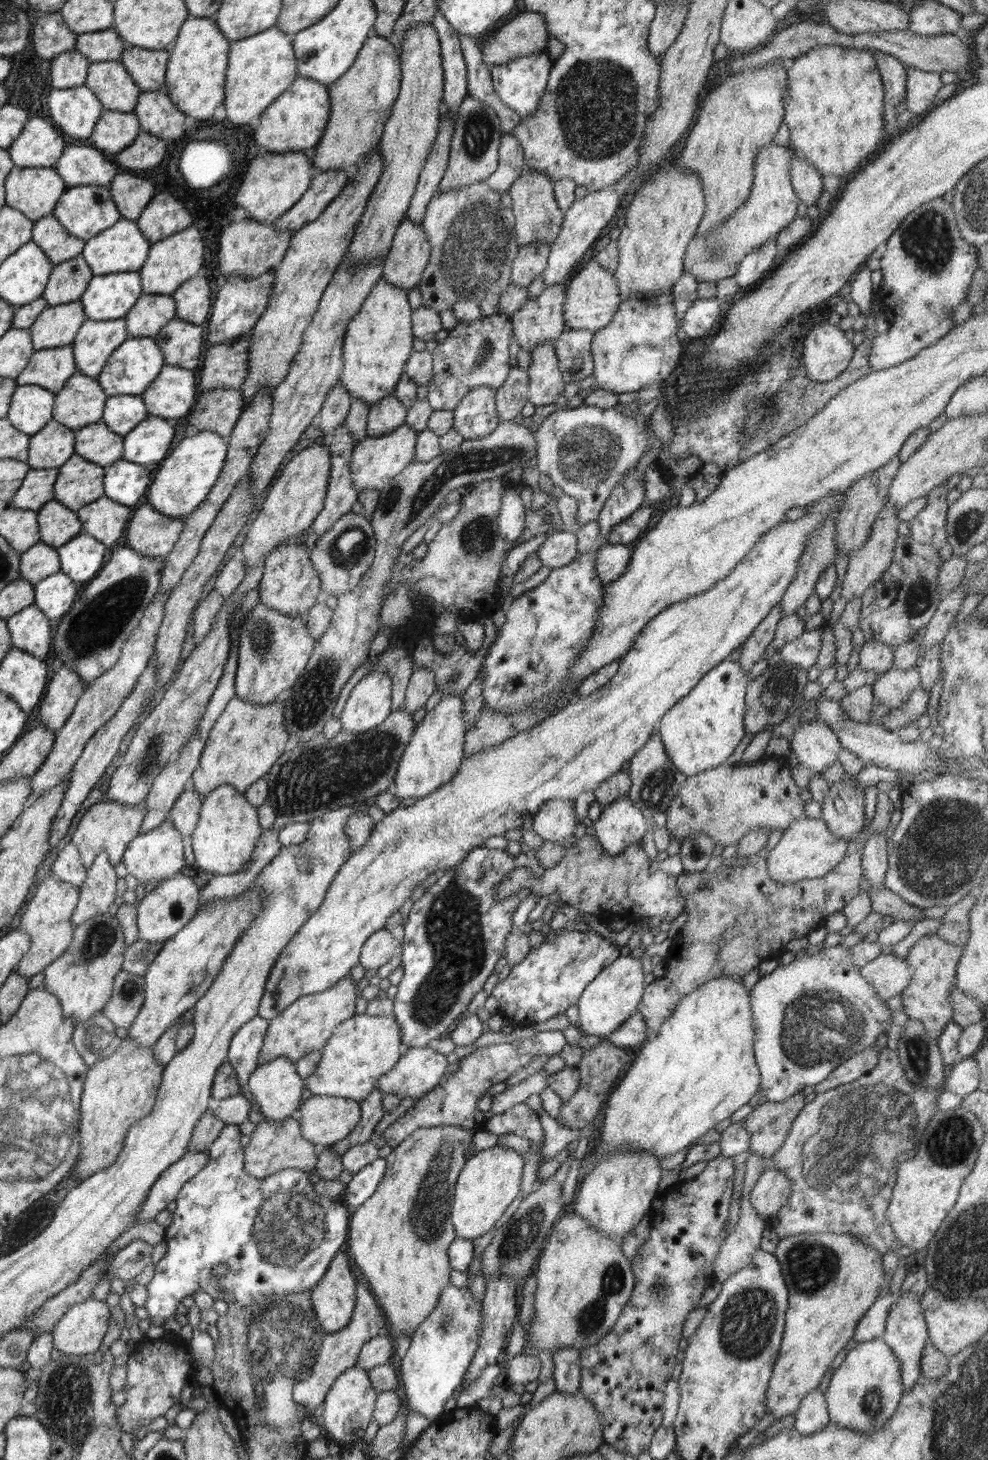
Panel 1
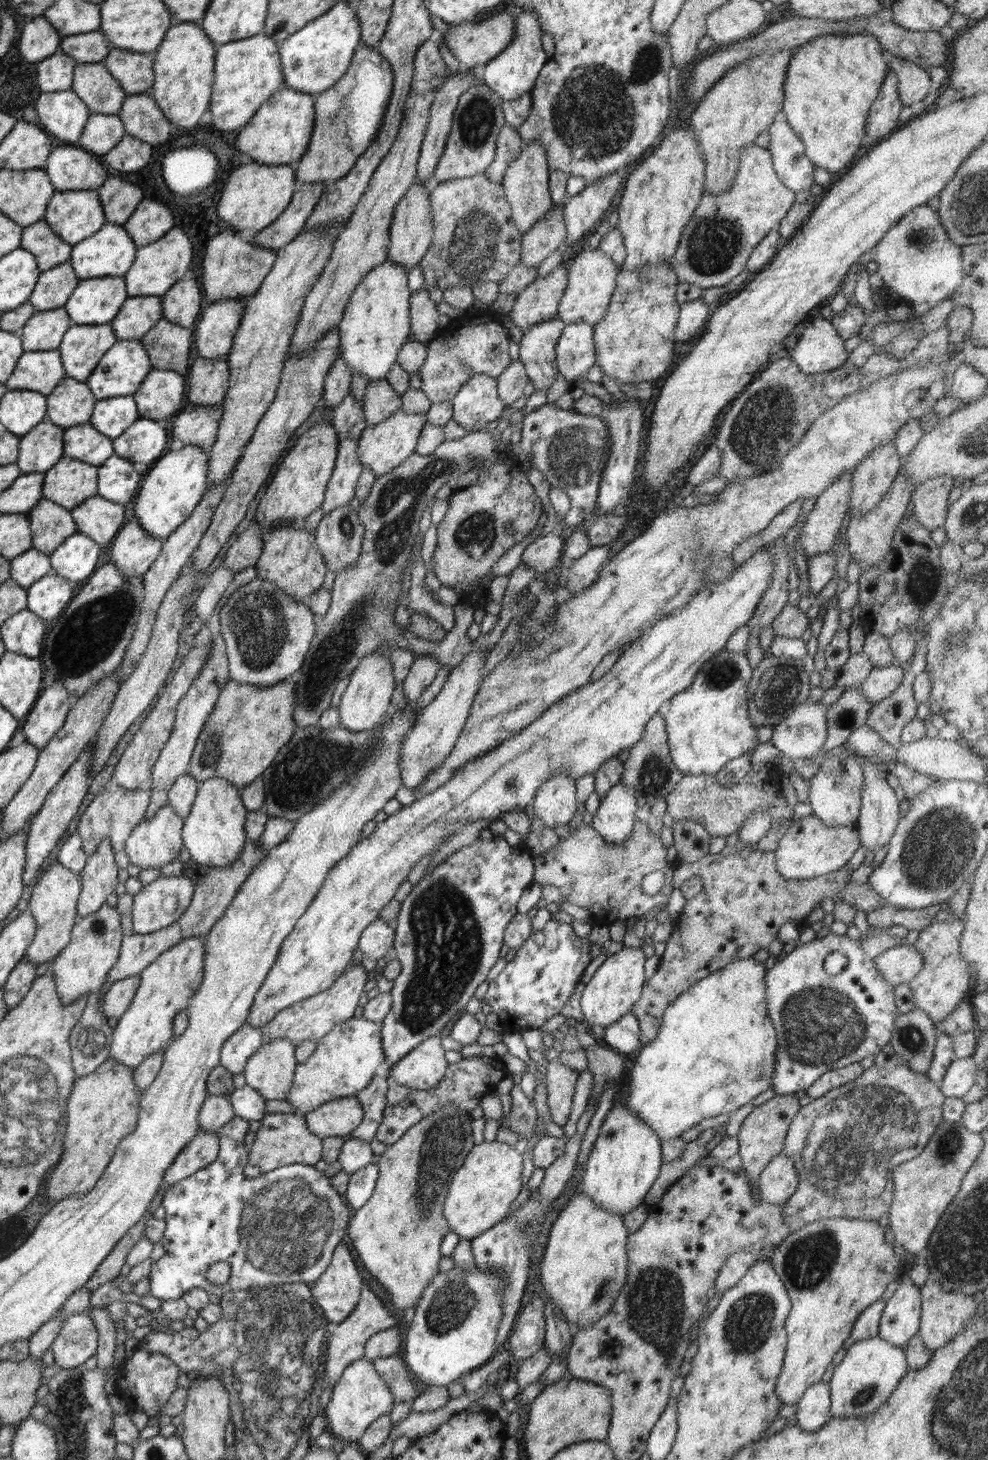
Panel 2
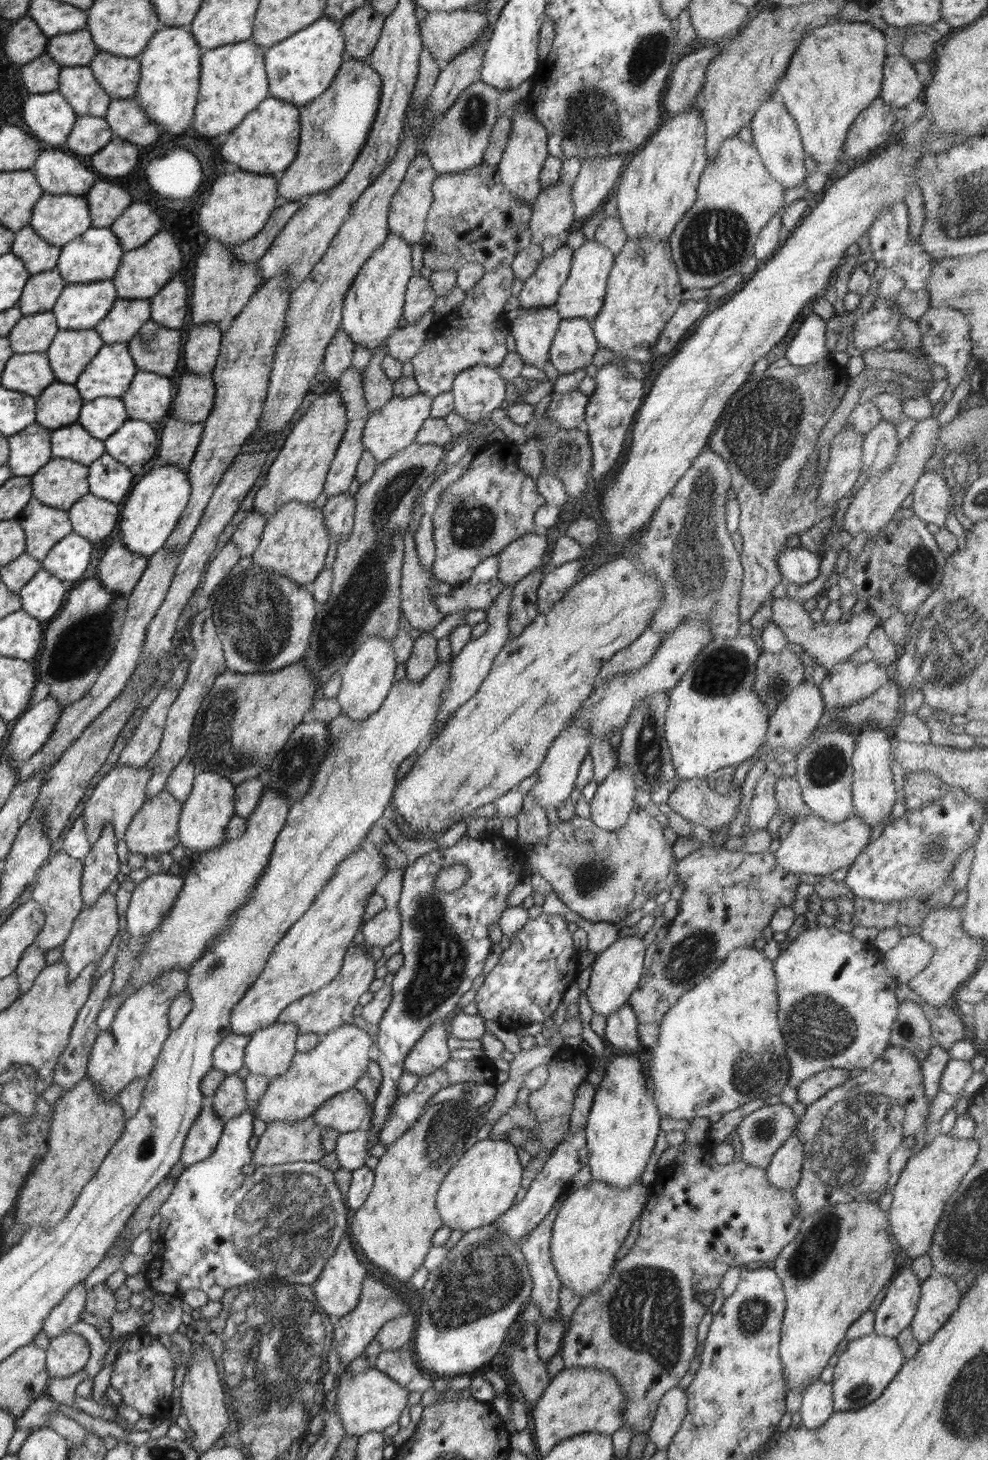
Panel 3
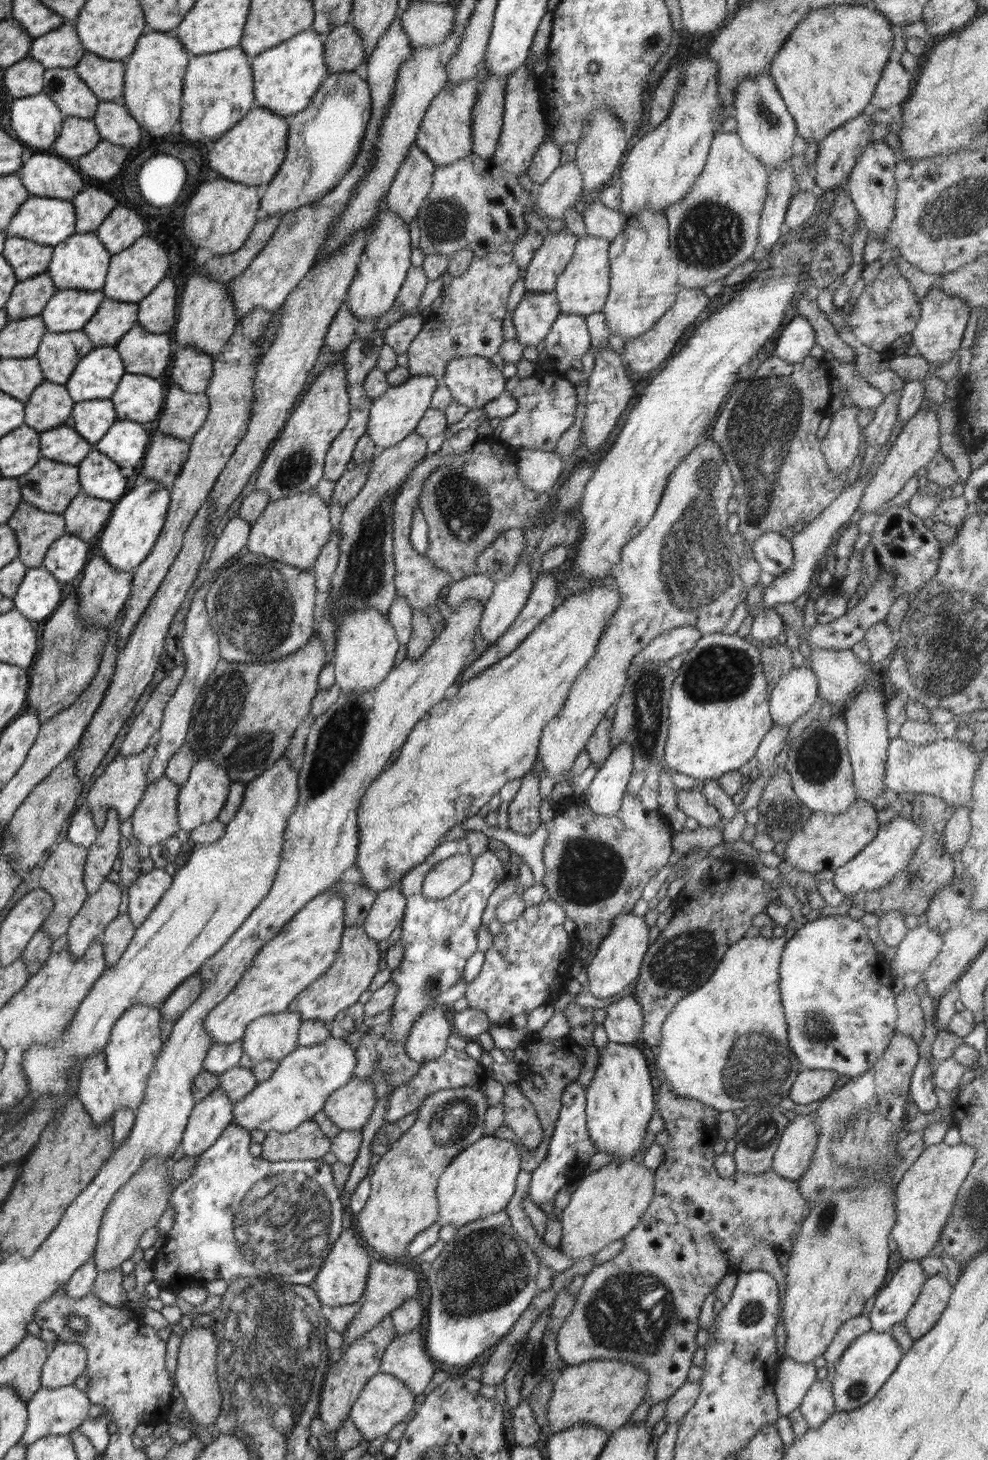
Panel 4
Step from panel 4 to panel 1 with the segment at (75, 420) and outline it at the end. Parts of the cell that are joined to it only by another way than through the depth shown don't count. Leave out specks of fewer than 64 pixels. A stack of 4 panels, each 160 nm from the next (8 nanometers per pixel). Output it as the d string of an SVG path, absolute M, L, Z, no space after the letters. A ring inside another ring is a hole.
M114 395L106 399L102 421L120 436L134 430L148 414L141 395Z

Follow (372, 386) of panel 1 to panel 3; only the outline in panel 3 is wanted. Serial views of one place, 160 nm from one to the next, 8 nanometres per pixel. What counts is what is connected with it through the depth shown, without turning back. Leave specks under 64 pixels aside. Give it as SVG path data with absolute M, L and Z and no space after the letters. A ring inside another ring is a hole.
M389 232L382 246L376 248L366 259L348 292L346 292L341 328L356 345L366 347L371 352L371 356L382 346L383 342L388 341L390 334L394 332L395 328L398 328L398 324L402 320L407 285L413 275L411 252L412 248L405 240Z

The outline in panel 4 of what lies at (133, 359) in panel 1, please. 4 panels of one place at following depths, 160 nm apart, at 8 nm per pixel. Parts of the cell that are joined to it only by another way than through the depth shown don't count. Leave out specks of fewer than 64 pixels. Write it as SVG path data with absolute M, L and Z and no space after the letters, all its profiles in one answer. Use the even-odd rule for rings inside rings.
M115 346L94 347L78 361L65 387L75 402L109 399L126 373Z

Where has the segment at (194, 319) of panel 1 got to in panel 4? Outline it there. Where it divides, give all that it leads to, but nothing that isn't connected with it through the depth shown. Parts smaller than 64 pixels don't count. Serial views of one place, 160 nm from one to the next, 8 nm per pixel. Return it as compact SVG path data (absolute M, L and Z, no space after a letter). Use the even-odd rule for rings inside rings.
M162 280L150 295L138 303L137 323L148 332L162 334L171 332L177 321L176 284L172 280Z

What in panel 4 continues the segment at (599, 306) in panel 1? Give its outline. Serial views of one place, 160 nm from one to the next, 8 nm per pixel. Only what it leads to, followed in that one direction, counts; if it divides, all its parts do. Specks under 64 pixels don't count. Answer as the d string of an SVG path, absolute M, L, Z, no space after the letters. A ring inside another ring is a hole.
M592 235L577 239L570 262L556 280L554 292L562 313L587 317L603 309L610 292L609 244L607 238Z

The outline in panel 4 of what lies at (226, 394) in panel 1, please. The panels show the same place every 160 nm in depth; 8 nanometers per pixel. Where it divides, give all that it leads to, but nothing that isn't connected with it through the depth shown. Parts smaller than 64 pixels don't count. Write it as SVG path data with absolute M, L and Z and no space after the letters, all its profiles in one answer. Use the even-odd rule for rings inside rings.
M158 431L151 442L146 449L140 473L147 476L147 480L170 489L188 458L190 440L180 440Z

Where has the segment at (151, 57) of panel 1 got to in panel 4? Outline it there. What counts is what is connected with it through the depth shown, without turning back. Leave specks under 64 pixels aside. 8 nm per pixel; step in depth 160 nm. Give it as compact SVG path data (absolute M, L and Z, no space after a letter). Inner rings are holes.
M86 52L75 66L75 71L100 101L122 100L125 79L123 61L106 60Z

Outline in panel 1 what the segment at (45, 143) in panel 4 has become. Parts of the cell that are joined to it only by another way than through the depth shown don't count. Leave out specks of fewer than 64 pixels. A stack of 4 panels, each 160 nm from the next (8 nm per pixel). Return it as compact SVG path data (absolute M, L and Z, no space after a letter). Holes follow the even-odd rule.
M85 84L79 87L54 89L48 96L52 123L72 139L87 139L104 110L102 103Z

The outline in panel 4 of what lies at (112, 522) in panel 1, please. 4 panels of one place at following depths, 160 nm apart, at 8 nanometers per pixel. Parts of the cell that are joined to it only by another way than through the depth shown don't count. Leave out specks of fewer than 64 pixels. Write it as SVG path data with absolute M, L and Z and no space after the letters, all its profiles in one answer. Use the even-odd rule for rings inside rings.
M80 491L63 512L65 532L87 543L108 524L115 503L95 499Z

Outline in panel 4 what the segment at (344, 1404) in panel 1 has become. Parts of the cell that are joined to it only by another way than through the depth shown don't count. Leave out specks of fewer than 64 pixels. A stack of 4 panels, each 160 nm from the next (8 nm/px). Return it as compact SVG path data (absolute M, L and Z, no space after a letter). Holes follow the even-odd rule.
M377 1373L366 1383L360 1396L352 1405L349 1417L366 1440L373 1441L382 1434L388 1434L396 1424L407 1421L414 1413L417 1404L415 1394L398 1378L390 1374Z

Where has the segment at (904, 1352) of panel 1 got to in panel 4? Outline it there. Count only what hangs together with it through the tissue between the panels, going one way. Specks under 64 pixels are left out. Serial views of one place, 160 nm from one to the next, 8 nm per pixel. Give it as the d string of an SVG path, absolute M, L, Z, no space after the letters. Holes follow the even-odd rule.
M906 1261L877 1294L871 1314L871 1329L890 1333L896 1323L904 1322L908 1311L926 1282L927 1276L919 1261Z

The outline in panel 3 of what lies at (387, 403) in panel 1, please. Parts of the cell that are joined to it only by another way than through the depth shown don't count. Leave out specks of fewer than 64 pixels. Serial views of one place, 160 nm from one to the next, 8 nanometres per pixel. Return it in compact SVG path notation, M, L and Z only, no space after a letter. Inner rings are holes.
M383 342L363 370L364 398L370 411L381 409L395 396L393 382L385 375L381 367L381 362L386 355L388 355L388 348Z

